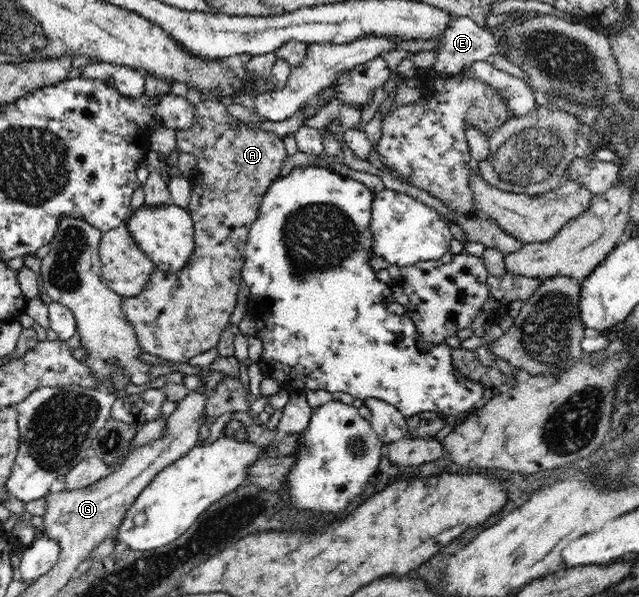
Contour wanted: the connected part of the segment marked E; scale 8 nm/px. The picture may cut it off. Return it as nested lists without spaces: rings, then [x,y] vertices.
[[[467,16],[453,17],[448,23],[447,29],[435,39],[425,39],[423,41],[434,40],[436,45],[430,49],[436,57],[434,65],[435,72],[440,75],[461,74],[463,68],[473,65],[479,60],[489,60],[492,54],[500,53],[500,44],[496,33],[486,26],[478,26]]]

